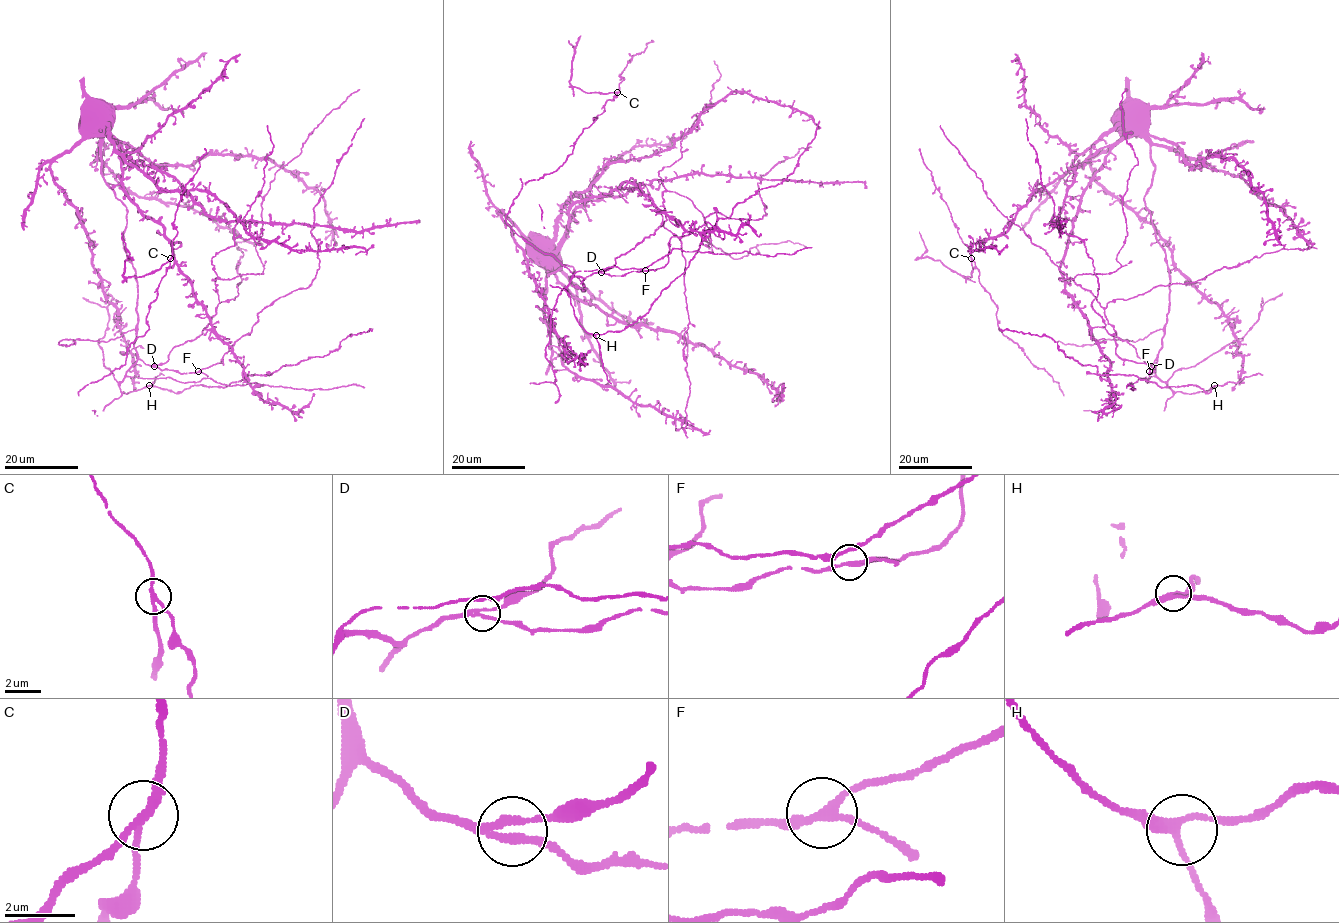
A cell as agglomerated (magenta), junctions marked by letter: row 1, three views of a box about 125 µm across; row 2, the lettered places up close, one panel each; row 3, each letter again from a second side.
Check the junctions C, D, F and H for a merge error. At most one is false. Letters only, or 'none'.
C

